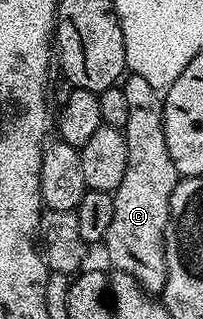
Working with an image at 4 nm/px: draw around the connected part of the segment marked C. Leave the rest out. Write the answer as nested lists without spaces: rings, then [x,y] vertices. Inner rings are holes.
[[[137,73],[125,76],[122,88],[126,95],[126,123],[123,127],[126,175],[122,175],[122,183],[118,183],[112,194],[114,223],[110,223],[110,231],[106,231],[102,249],[108,252],[108,261],[115,272],[132,276],[146,294],[160,295],[168,278],[164,236],[170,215],[170,195],[178,174],[174,159],[170,159],[170,147],[166,147],[161,94]]]

